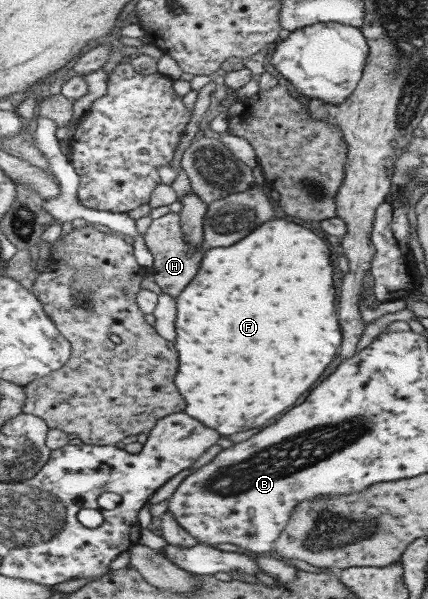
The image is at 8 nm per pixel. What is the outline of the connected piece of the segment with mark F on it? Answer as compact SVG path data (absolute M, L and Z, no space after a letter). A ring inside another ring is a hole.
M273 219L263 225L259 225L255 231L239 239L237 243L229 247L209 248L203 257L201 271L190 285L178 295L178 315L176 319L176 348L179 347L179 371L176 377L176 385L186 399L187 415L207 425L215 427L222 436L233 435L239 431L247 431L253 427L263 427L267 419L273 419L281 413L285 413L289 407L295 405L295 401L313 385L313 381L323 373L323 369L331 363L335 353L340 348L341 331L337 323L335 303L333 303L333 283L331 283L331 261L329 261L329 249L327 245L309 229L299 227L295 223L287 223L283 219Z

